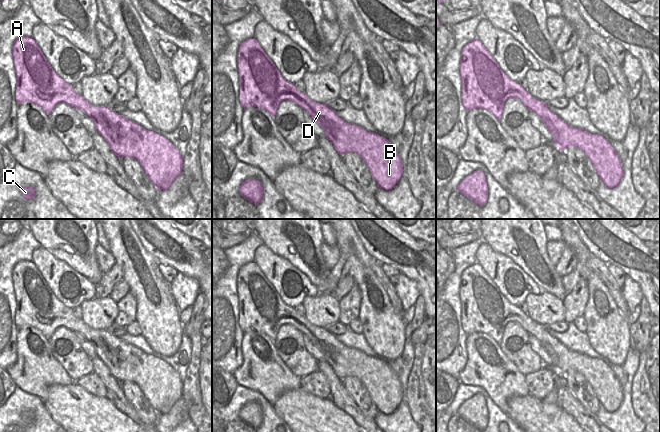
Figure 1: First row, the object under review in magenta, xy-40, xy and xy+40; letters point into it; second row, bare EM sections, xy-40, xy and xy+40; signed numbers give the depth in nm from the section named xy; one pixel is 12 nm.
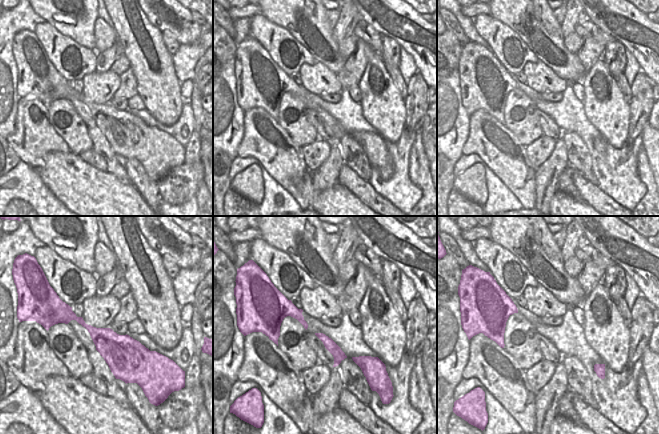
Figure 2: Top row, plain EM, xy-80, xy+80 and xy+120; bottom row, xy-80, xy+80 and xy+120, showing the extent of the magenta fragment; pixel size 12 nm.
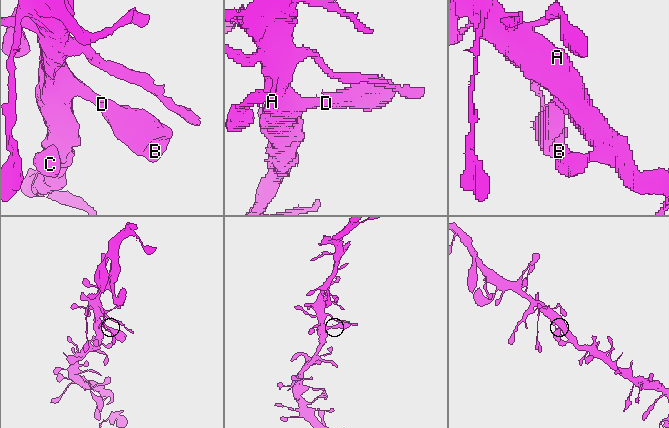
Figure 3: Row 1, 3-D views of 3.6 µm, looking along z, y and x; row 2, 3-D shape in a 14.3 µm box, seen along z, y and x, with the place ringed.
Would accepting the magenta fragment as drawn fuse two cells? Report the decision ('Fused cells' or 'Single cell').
Single cell

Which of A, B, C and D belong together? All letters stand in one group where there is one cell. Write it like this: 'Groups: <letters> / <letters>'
Groups: A B C D

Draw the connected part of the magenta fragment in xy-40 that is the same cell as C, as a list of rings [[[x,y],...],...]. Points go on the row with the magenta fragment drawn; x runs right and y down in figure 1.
[[[32,186],[22,187],[20,193],[24,198],[28,200],[32,200],[35,197],[35,189]]]

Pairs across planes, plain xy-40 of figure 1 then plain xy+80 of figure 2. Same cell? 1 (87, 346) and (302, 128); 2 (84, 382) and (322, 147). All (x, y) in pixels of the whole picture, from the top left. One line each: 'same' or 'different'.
1: different
2: same

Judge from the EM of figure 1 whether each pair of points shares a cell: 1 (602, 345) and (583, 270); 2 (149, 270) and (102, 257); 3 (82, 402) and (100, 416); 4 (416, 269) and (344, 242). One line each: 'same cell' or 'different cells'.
1: same cell
2: different cells
3: same cell
4: different cells

